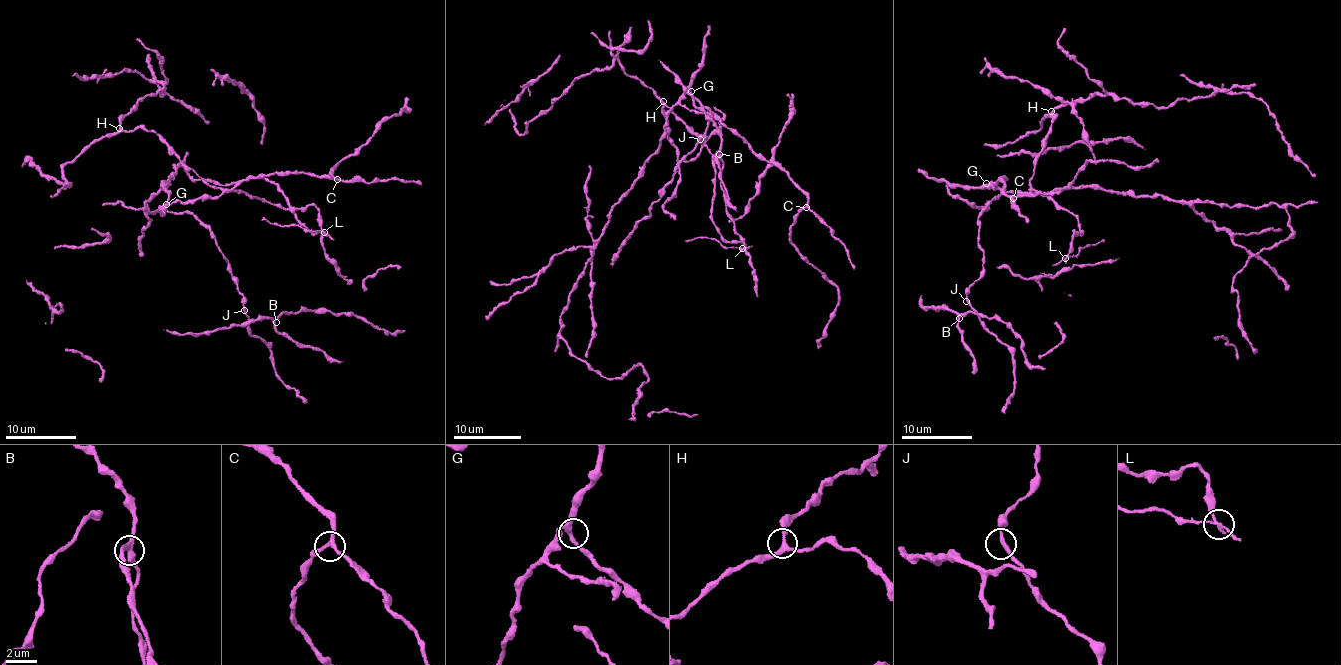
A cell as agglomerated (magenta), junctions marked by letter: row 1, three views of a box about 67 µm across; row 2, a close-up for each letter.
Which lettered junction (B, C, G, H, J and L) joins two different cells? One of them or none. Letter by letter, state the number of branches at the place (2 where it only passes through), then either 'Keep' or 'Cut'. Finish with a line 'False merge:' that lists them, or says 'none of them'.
B: Branches: 3. Keep
C: Branches: 3. Keep
G: Branches: 3. Keep
H: Branches: 3. Keep
J: Branches: 2. Keep
L: Branches: 3. Cut
False merge: L

